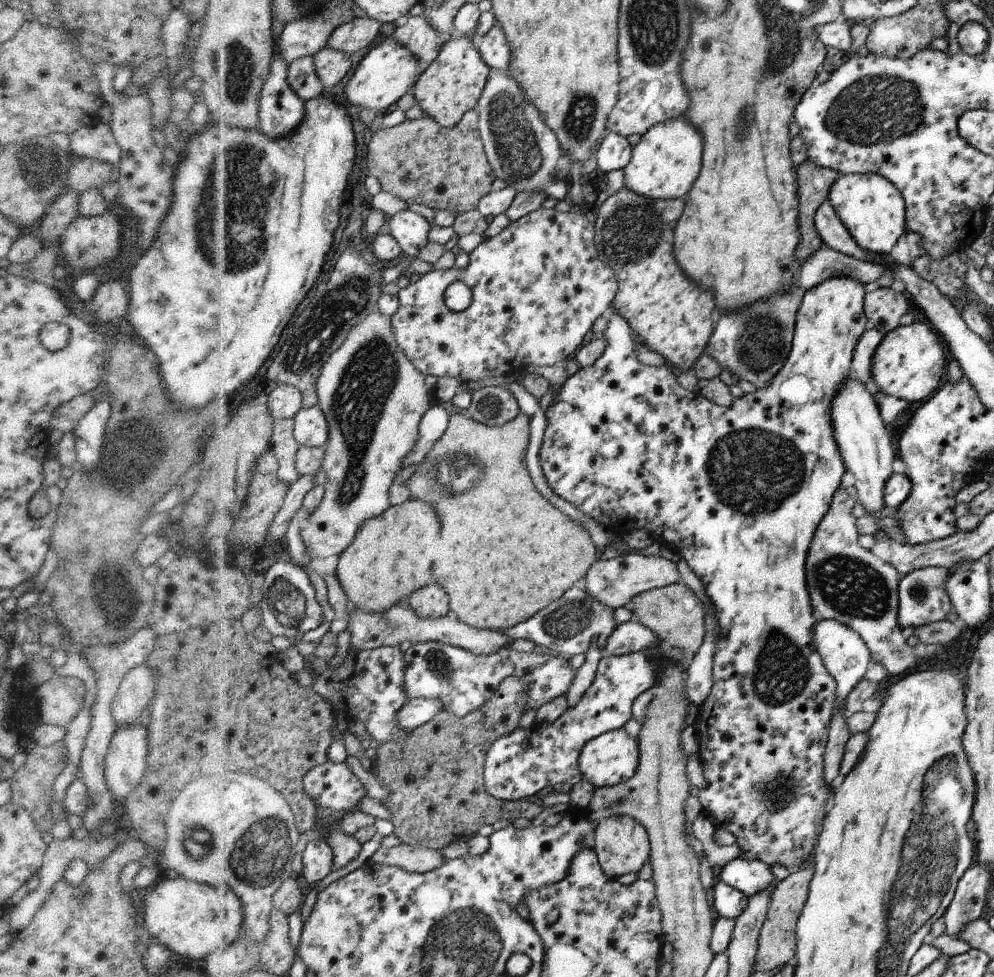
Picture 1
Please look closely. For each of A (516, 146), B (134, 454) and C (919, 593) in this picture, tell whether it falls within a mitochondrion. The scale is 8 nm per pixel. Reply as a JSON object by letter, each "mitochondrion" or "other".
{"A":"mitochondrion","B":"mitochondrion","C":"mitochondrion"}

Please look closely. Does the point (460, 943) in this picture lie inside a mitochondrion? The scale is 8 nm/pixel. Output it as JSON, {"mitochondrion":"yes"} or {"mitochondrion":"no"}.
{"mitochondrion":"yes"}

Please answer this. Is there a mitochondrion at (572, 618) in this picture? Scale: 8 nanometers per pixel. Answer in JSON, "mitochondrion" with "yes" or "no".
{"mitochondrion":"yes"}

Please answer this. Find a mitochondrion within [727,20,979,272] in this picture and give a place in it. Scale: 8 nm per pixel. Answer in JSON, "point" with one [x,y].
{"point":[875,109]}

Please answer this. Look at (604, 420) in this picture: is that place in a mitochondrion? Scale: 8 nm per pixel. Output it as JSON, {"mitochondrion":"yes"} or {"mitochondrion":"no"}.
{"mitochondrion":"no"}

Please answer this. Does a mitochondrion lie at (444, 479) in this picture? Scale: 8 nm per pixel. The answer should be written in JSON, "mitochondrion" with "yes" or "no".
{"mitochondrion":"yes"}

